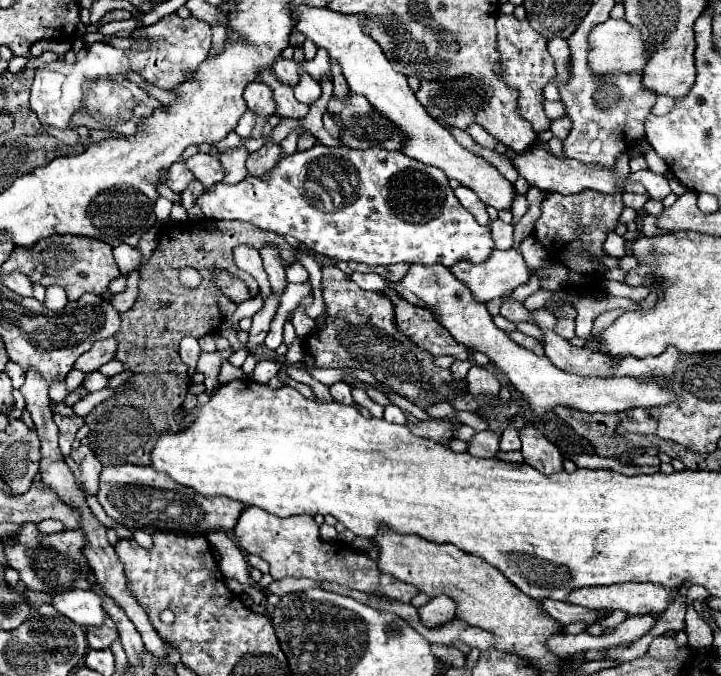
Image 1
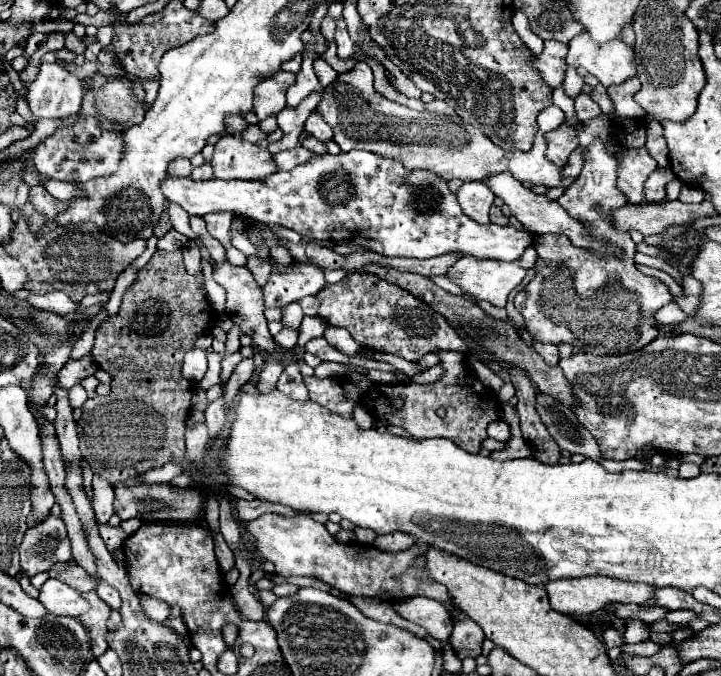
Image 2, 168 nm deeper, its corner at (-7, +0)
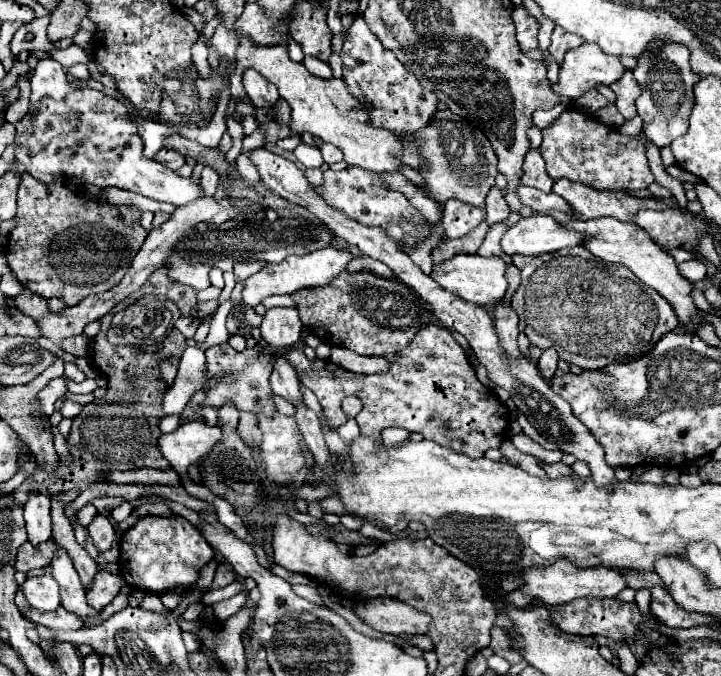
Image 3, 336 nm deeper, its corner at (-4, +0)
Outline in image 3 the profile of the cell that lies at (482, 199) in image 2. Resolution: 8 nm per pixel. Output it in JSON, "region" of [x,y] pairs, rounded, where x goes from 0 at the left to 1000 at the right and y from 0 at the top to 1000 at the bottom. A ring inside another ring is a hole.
{"region":[[[621,297],[616,303],[613,333],[619,354],[635,354],[655,342],[666,327],[671,327],[671,309],[660,309],[655,303],[644,303],[641,297]]]}

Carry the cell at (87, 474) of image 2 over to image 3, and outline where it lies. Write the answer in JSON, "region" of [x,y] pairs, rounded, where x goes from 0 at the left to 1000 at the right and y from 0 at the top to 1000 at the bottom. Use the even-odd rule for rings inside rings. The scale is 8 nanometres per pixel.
{"region":[[[121,744],[114,753],[110,754],[107,765],[112,778],[121,781],[130,768],[135,753],[125,744]]]}

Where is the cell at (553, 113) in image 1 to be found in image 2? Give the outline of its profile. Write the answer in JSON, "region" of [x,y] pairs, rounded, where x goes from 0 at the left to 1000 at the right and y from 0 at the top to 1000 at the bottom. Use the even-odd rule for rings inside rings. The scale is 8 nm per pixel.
{"region":[[[761,155],[759,161],[753,161],[753,164],[748,167],[748,173],[745,173],[748,191],[750,191],[753,197],[761,197],[761,194],[778,188],[781,179],[784,179],[784,170],[781,170],[781,164],[778,164],[775,158],[770,158],[770,155]]]}

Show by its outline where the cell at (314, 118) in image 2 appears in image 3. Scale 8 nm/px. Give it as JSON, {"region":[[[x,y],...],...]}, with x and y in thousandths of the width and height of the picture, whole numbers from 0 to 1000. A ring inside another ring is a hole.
{"region":[[[447,212],[447,214],[444,214],[444,223],[447,223],[447,232],[449,232],[449,238],[452,238],[455,244],[463,244],[463,241],[474,238],[474,226],[472,226],[472,220],[466,220],[463,214]]]}

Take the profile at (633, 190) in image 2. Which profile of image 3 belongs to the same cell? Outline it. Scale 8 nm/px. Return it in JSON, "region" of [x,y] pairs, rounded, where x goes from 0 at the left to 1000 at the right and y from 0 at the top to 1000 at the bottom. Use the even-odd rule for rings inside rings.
{"region":[[[785,161],[766,185],[752,194],[752,200],[755,209],[749,217],[749,229],[757,238],[757,250],[766,265],[785,262],[824,280],[865,283],[896,280],[907,268],[907,259],[899,247],[893,209],[888,203],[863,200],[857,191],[832,182],[818,167]]]}

